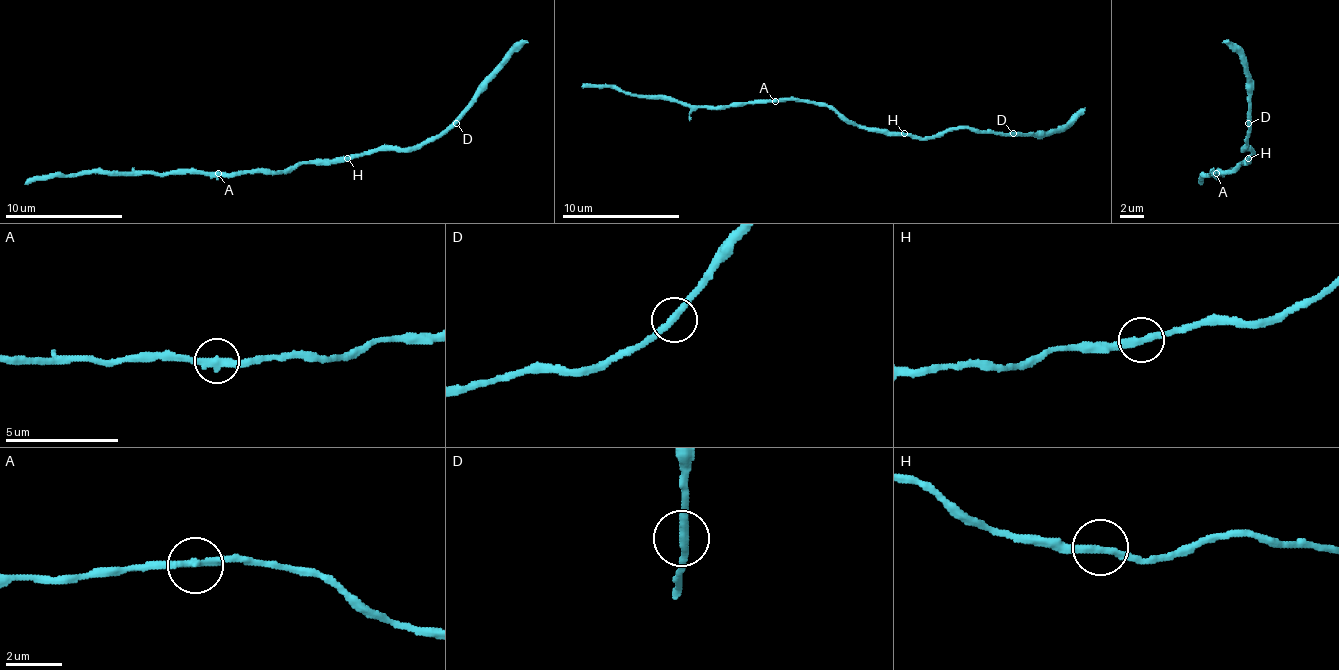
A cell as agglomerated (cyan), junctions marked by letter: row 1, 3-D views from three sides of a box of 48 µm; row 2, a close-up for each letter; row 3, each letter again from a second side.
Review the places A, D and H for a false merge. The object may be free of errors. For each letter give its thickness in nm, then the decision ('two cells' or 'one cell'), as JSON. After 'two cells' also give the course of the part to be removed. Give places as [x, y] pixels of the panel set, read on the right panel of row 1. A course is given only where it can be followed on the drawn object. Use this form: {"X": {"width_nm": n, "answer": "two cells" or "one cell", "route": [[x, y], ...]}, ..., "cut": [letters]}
{"A": {"width_nm": 280, "answer": "one cell"}, "D": {"width_nm": 280, "answer": "one cell"}, "H": {"width_nm": 280, "answer": "one cell"}, "cut": []}

